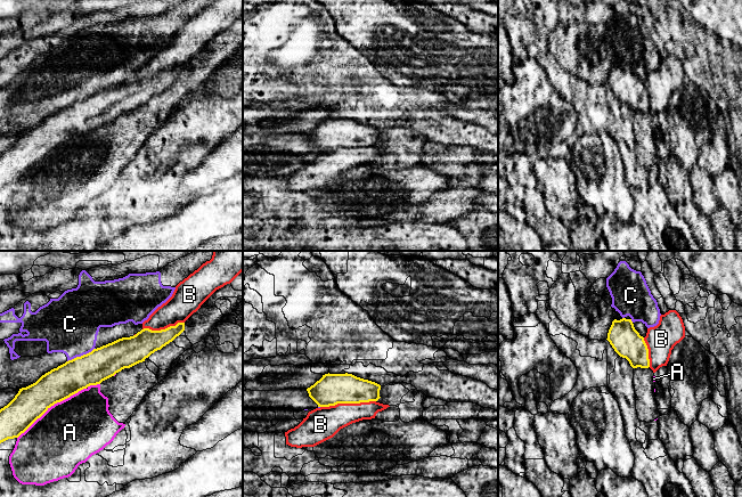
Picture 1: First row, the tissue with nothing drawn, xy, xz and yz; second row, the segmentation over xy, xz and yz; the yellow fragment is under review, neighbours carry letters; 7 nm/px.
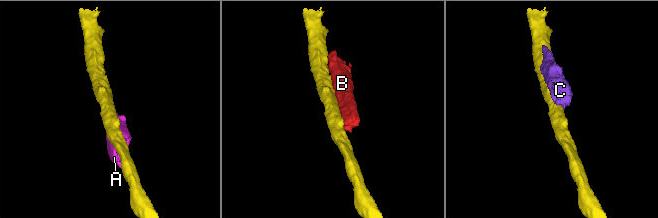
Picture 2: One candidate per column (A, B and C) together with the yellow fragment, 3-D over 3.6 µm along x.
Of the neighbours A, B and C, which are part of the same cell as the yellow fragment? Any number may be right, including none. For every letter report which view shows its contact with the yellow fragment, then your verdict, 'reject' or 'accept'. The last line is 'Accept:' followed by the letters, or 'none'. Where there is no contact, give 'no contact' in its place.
A: xy | reject
B: xz | reject
C: xy | reject
Accept: none

